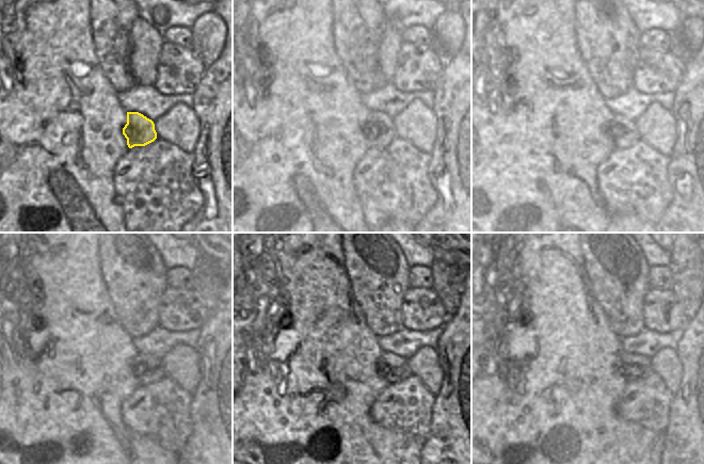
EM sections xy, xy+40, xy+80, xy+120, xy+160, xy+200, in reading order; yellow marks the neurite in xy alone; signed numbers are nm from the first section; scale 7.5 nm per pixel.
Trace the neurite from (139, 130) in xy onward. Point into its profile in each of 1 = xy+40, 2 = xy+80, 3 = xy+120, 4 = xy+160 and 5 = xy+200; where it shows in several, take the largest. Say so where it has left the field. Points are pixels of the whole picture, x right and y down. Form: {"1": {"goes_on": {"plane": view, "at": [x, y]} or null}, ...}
{"1": {"goes_on": {"plane": "xy+40", "at": [381, 130]}}, "2": {"goes_on": {"plane": "xy+80", "at": [629, 134]}}, "3": {"goes_on": {"plane": "xy+120", "at": [153, 372]}}, "4": {"goes_on": {"plane": "xy+160", "at": [395, 369]}}, "5": {"goes_on": {"plane": "xy+200", "at": [635, 367]}}}

